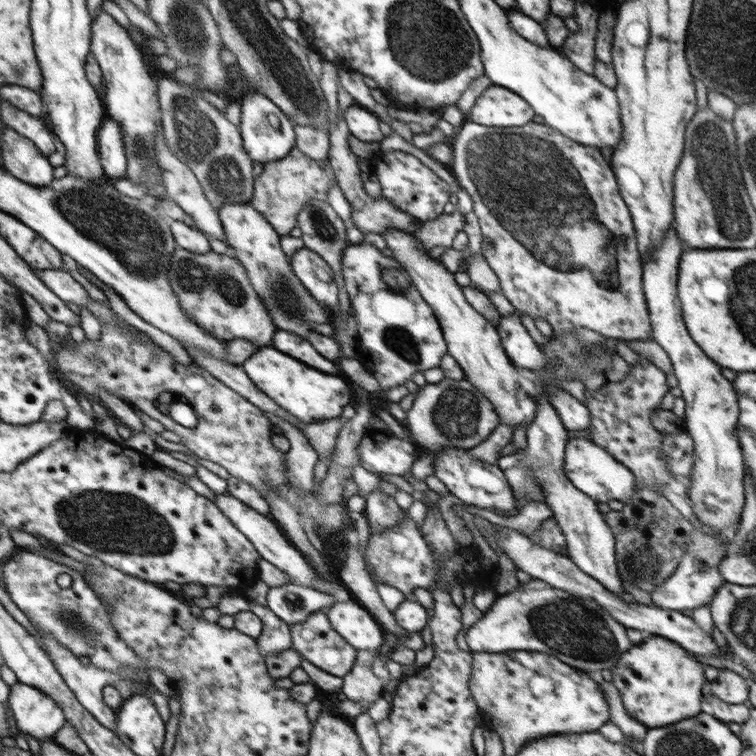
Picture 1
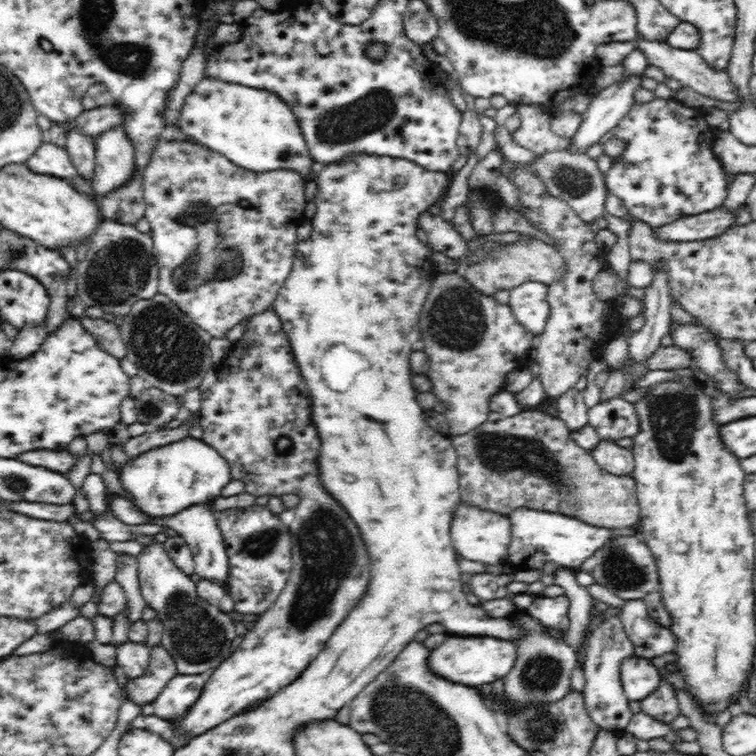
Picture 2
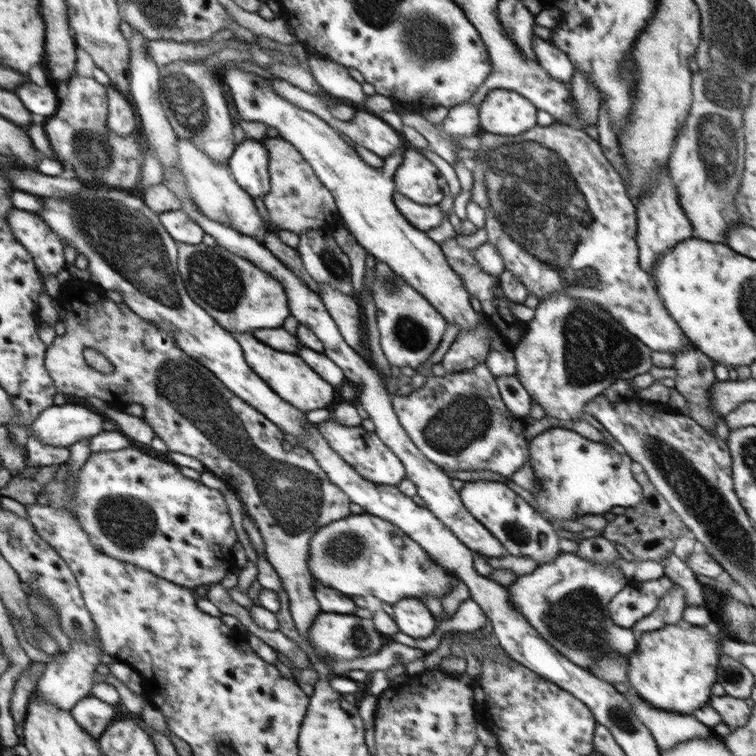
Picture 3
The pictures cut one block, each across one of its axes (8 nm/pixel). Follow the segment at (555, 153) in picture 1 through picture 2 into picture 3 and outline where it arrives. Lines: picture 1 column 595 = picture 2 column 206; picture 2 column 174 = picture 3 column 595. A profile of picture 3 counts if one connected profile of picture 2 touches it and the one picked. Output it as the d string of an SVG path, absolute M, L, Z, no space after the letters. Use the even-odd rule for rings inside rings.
M554 122L549 126L533 126L523 134L516 136L502 136L491 134L481 130L477 137L480 139L480 149L475 152L473 184L471 200L477 202L484 210L485 229L487 242L494 244L499 250L500 256L504 261L505 269L516 277L529 292L539 299L548 298L553 292L565 292L574 298L590 300L607 310L612 318L616 319L630 334L633 334L640 342L656 352L672 353L678 349L694 345L689 338L682 332L678 323L670 316L664 303L660 300L657 288L651 281L651 276L642 270L639 265L639 246L637 245L637 208L632 199L627 195L623 178L614 168L613 164L604 156L604 152L598 141L592 140L584 128L574 128L566 123Z

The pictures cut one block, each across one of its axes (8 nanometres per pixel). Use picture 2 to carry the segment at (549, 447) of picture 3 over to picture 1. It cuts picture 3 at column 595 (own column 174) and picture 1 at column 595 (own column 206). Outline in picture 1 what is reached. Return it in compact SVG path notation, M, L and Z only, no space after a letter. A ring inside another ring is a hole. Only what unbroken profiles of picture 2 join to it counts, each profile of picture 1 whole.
M574 435L567 441L563 471L577 490L584 492L584 495L597 503L617 500L626 504L626 501L634 498L637 493L636 479L632 471L618 462L607 450L604 450L604 447L598 446L586 436Z

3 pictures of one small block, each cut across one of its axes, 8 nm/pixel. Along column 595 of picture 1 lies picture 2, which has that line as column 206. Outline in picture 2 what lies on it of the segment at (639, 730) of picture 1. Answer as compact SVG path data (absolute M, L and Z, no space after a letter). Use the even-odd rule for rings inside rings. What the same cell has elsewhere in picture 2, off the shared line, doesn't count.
M213 669L200 674L176 675L163 686L162 692L152 703L153 714L169 722L179 719L197 701L212 673Z

